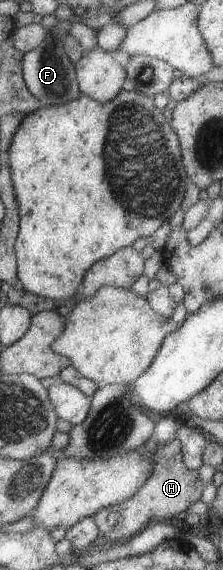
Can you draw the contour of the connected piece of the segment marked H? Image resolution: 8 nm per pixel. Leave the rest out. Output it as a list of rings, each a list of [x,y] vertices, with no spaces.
[[[175,438],[165,445],[157,444],[152,459],[152,472],[143,485],[129,499],[97,510],[94,516],[98,533],[114,543],[127,541],[137,535],[149,520],[169,521],[174,515],[200,500],[204,483],[197,470],[187,469],[182,460],[180,441]]]

